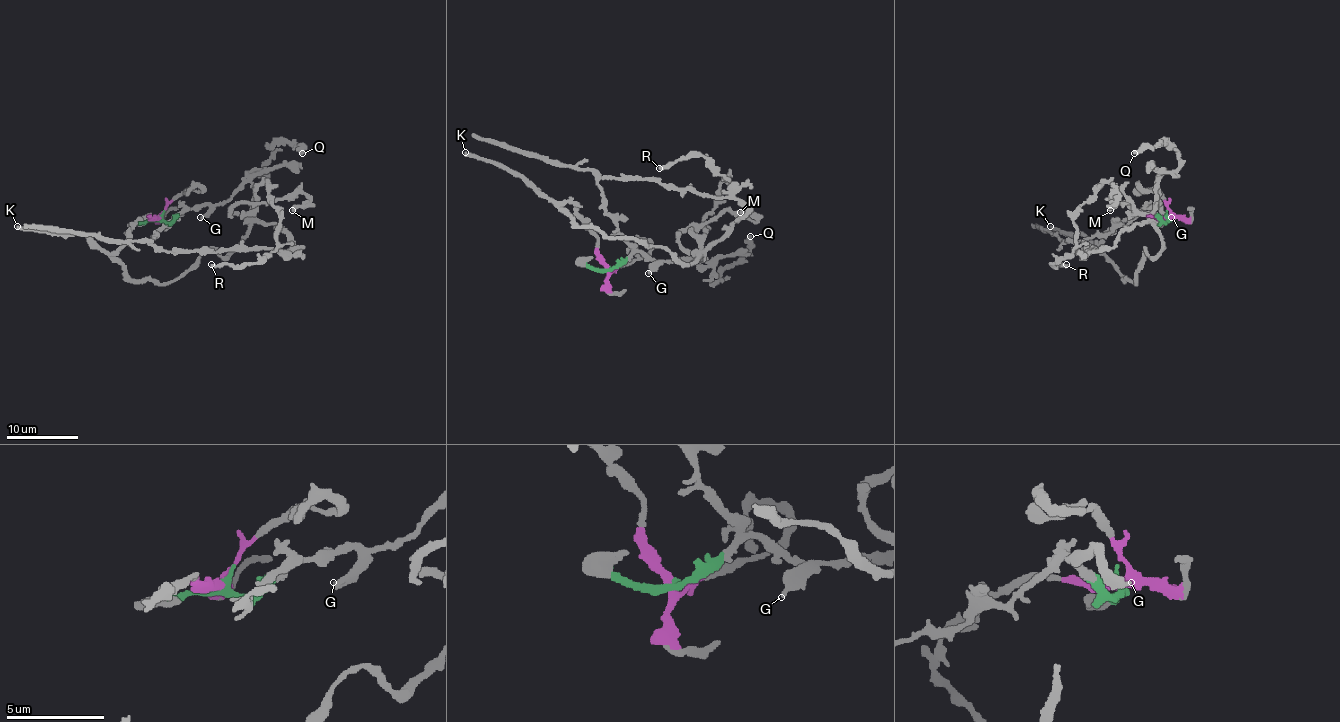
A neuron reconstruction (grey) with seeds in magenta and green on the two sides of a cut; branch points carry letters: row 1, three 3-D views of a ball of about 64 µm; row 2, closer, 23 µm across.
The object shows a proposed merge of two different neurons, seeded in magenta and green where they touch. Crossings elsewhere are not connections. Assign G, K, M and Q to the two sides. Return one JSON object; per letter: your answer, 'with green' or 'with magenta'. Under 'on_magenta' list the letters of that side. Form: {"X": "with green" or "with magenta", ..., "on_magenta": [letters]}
{"G": "with green", "K": "with magenta", "M": "with green", "Q": "with green", "on_magenta": ["K"]}

